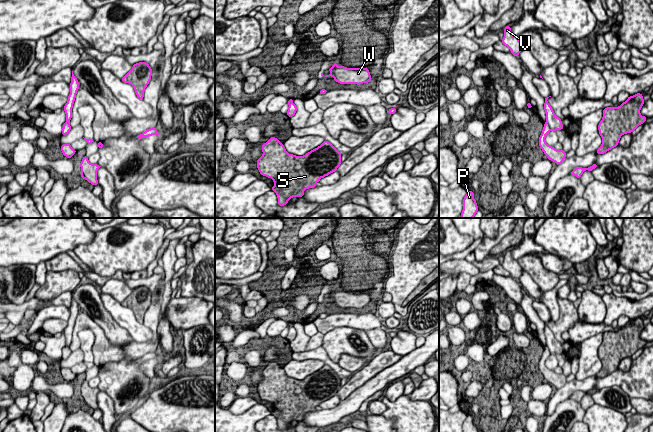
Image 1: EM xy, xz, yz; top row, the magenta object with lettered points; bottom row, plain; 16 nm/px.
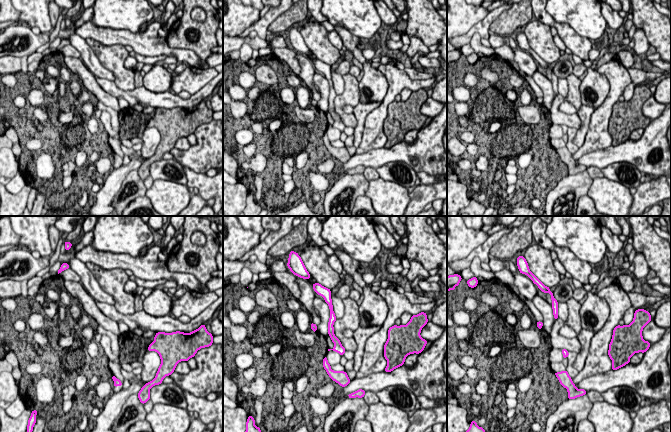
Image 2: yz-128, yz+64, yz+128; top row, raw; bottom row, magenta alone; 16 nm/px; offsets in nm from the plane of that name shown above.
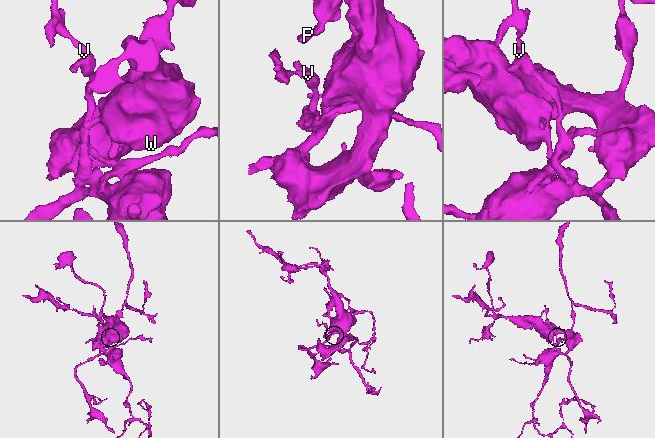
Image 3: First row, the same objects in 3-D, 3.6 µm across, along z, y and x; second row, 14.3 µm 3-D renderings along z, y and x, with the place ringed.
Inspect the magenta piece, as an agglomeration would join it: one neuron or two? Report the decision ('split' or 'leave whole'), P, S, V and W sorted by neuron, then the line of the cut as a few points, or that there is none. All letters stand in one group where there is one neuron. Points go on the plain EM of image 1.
split; groups P S W / V; cut yz (546, 345), (551, 353)

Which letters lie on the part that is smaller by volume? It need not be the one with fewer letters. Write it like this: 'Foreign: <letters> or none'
Foreign: V

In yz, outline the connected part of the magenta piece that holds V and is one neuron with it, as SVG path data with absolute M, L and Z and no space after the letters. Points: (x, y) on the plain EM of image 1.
M507 249L505 251L504 261L501 265L505 270L507 270L510 273L510 276L513 279L518 281L519 277L522 274L522 268L519 265L518 261L512 258L510 250Z

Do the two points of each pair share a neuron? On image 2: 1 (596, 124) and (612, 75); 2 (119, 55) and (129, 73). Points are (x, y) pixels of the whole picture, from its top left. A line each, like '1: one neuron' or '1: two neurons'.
1: one neuron
2: one neuron

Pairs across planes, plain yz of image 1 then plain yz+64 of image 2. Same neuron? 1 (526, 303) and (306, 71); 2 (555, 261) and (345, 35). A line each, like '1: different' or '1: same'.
1: same
2: different

